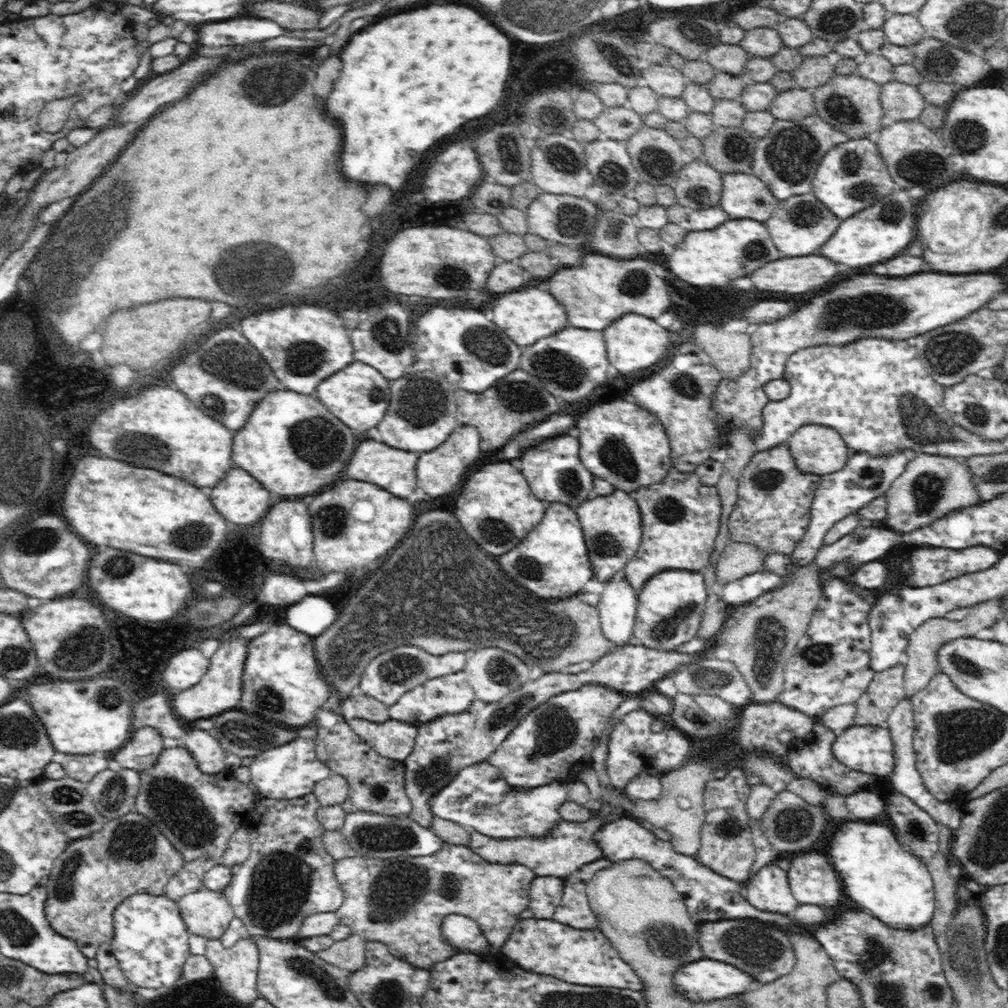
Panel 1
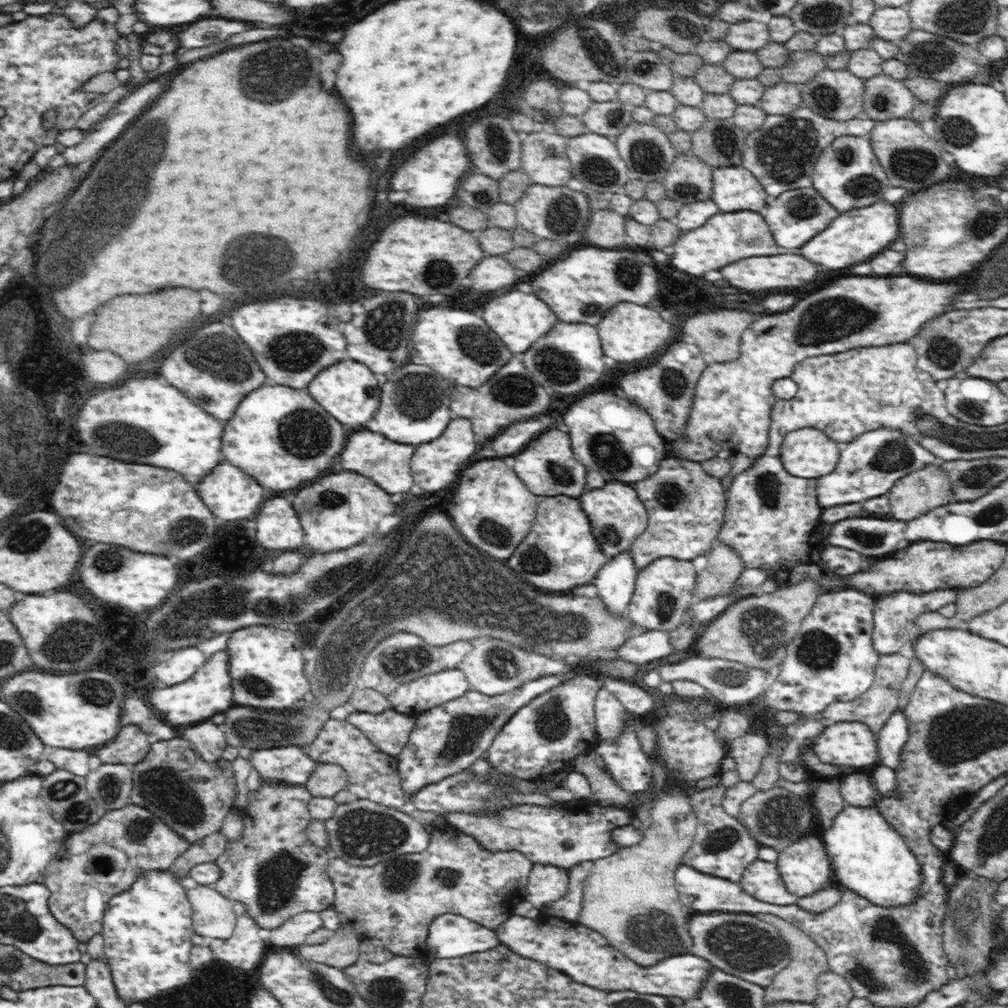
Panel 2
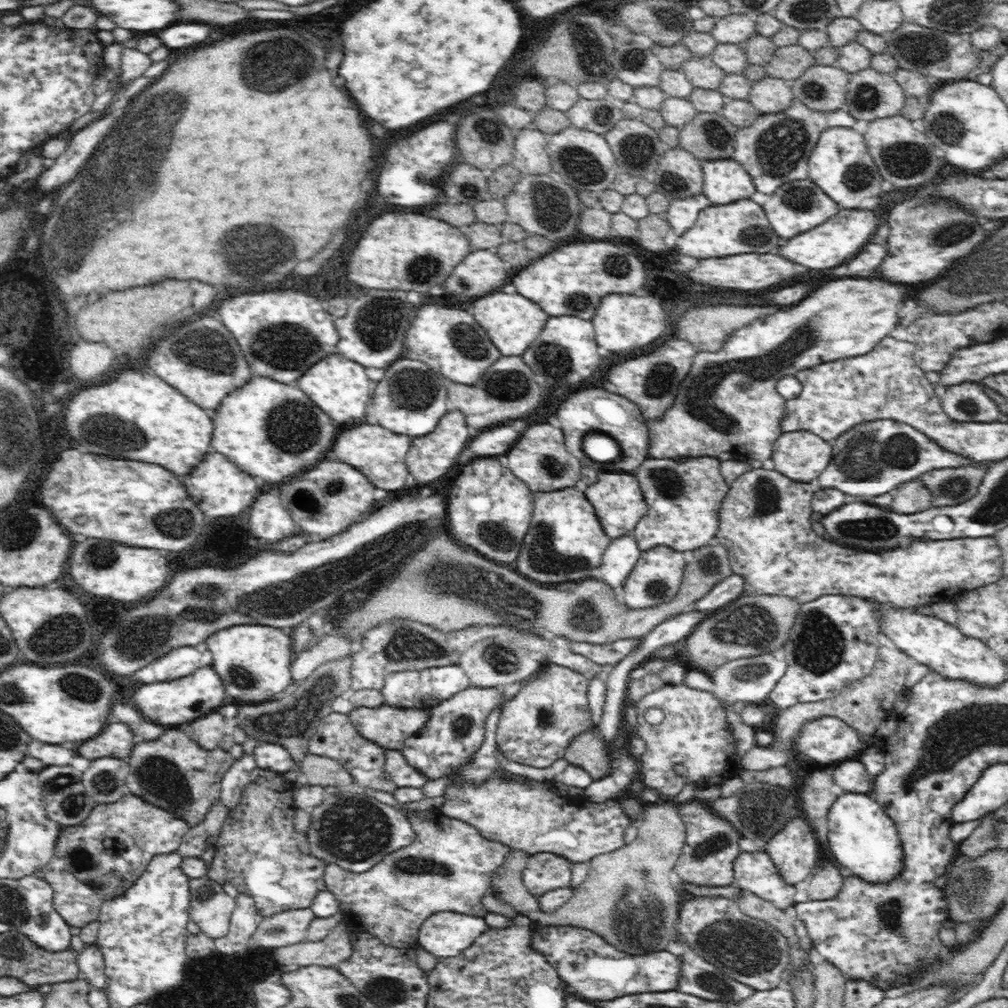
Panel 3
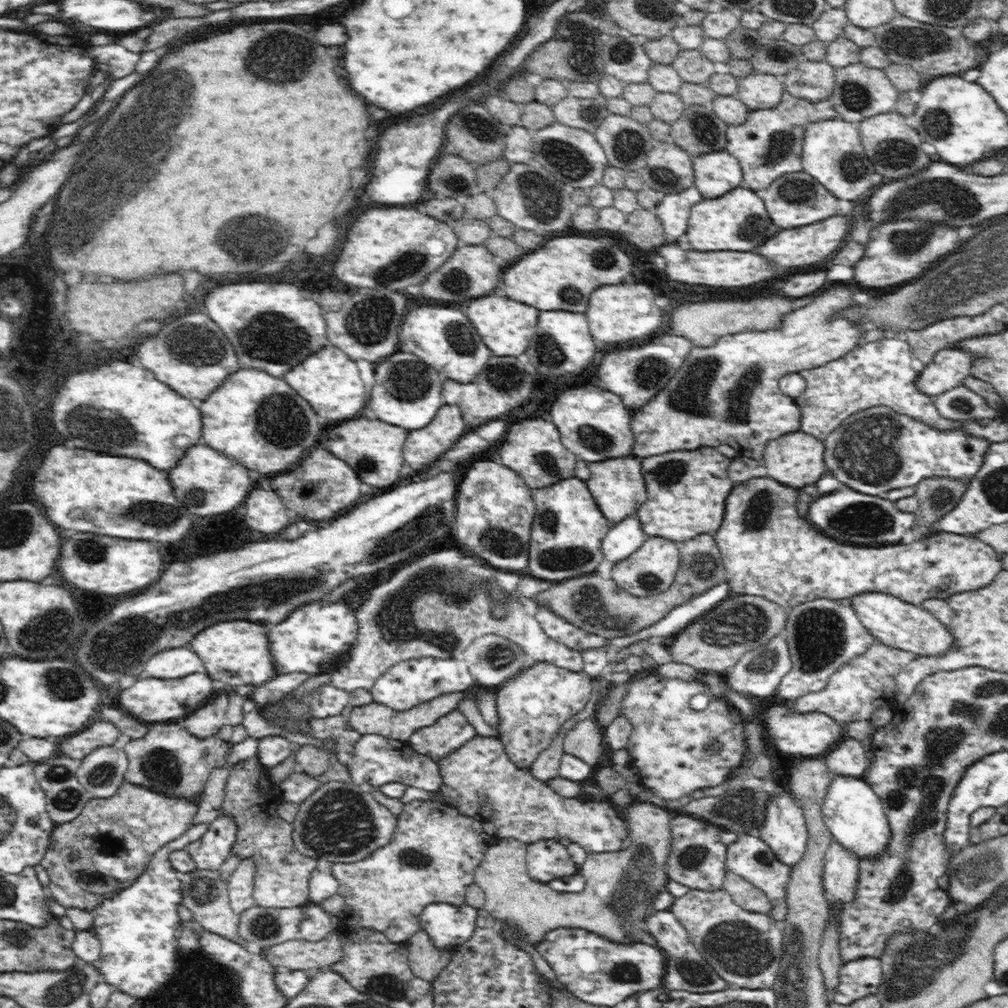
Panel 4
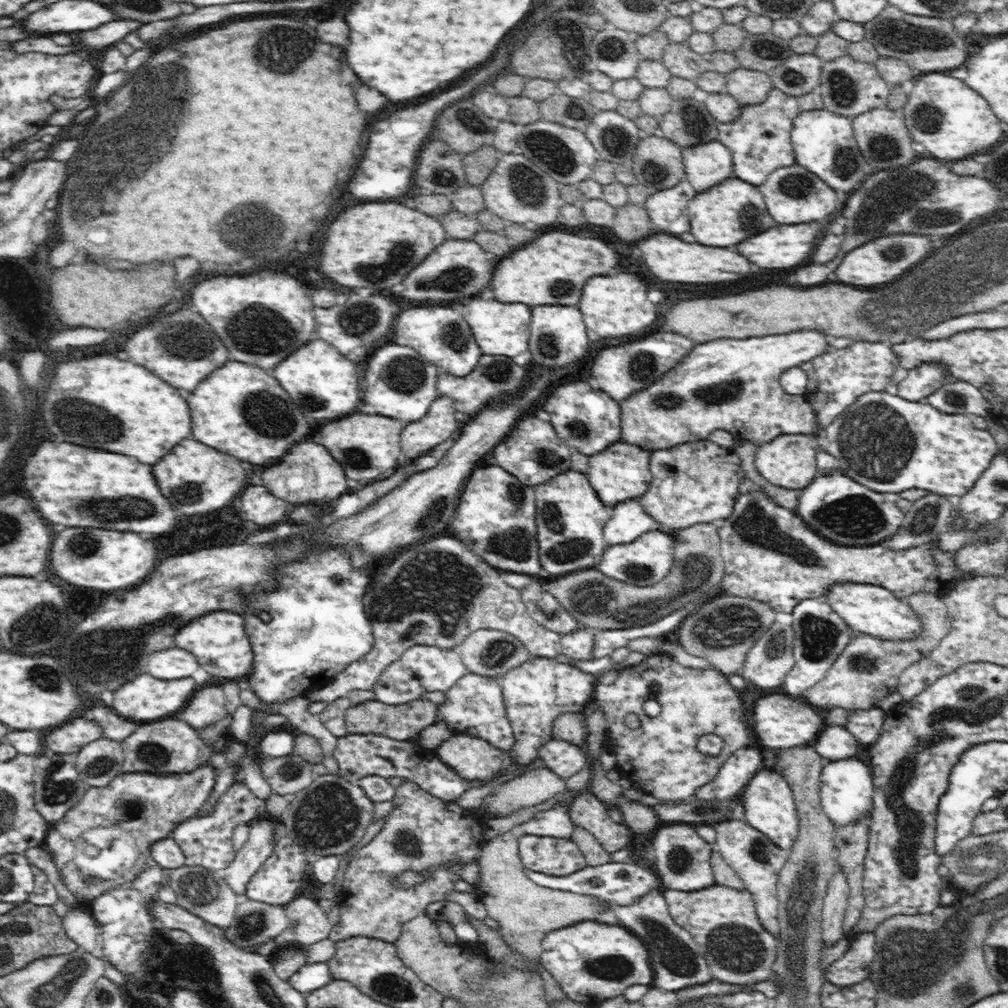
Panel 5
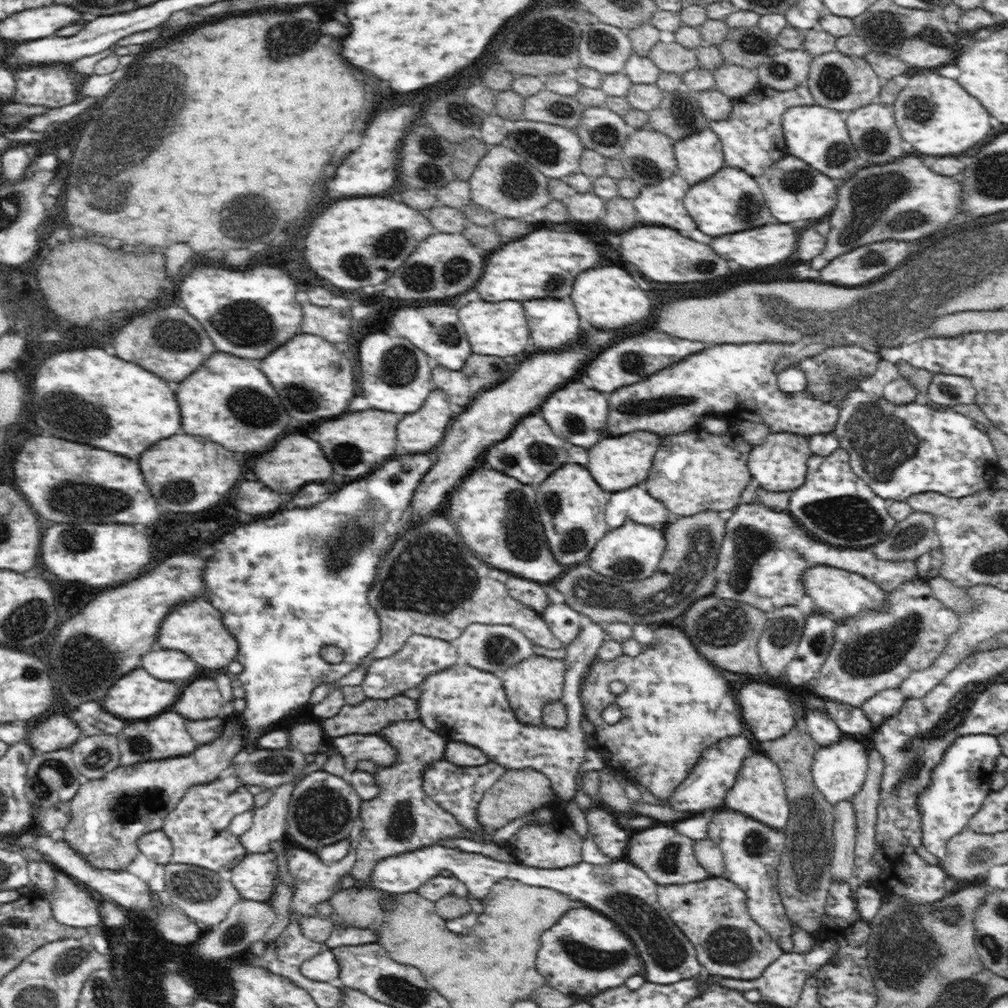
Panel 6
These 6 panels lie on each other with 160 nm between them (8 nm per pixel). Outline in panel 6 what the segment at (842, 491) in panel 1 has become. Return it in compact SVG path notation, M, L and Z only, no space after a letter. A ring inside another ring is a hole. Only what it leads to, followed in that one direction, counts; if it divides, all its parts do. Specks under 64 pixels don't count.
M859 391L851 392L846 400L839 407L839 419L835 426L835 435L838 438L839 446L846 450L850 455L849 463L852 470L858 475L859 479L866 482L867 486L879 497L888 501L907 501L911 495L926 494L928 492L936 494L944 494L949 498L963 498L978 493L979 491L992 488L992 480L1000 475L1002 468L997 464L997 454L991 438L982 431L973 419L966 417L960 413L952 412L950 409L936 410L931 406L924 404L921 401L914 403L905 403L898 405L895 402L888 402L886 398L878 397L878 394L873 396Z

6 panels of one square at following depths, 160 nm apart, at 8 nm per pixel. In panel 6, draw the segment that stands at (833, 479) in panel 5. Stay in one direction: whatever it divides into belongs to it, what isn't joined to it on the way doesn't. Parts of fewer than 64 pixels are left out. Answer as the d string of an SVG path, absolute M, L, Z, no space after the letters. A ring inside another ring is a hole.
M841 446L828 456L812 454L805 482L790 496L788 513L799 527L821 543L841 549L863 549L881 542L897 521L888 513L888 502L879 498L852 470L850 455Z

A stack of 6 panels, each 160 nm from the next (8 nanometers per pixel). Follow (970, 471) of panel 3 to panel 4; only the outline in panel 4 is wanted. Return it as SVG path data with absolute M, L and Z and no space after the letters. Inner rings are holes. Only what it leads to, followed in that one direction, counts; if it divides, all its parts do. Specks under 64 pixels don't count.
M928 478L918 483L914 496L919 506L913 513L918 516L917 525L910 530L915 538L930 536L930 524L954 510L966 493L967 486L967 483L948 478Z

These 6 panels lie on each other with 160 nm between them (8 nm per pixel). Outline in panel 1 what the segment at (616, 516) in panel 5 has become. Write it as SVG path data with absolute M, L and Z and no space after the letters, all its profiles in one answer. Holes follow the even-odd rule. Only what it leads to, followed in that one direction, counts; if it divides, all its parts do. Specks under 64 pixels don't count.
M622 571L610 582L606 582L599 596L596 607L603 634L608 641L615 643L616 648L622 647L628 642L634 629L638 604L636 590L631 588Z

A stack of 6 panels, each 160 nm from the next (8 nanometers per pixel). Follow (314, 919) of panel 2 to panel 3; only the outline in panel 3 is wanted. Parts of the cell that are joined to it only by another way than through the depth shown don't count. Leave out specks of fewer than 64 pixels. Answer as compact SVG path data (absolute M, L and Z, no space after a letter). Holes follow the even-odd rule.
M308 908L285 910L270 917L259 917L252 934L257 947L276 949L307 940L306 930L314 920L313 910Z

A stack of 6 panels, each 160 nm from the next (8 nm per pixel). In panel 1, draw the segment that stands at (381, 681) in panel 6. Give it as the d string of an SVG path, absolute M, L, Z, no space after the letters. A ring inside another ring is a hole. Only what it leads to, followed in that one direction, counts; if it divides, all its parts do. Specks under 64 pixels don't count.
M462 670L446 677L433 678L414 686L408 693L402 694L393 705L387 705L389 715L394 720L407 722L408 724L421 725L422 722L433 721L442 714L454 714L466 710L472 700L476 700L475 692L468 682L465 672Z

